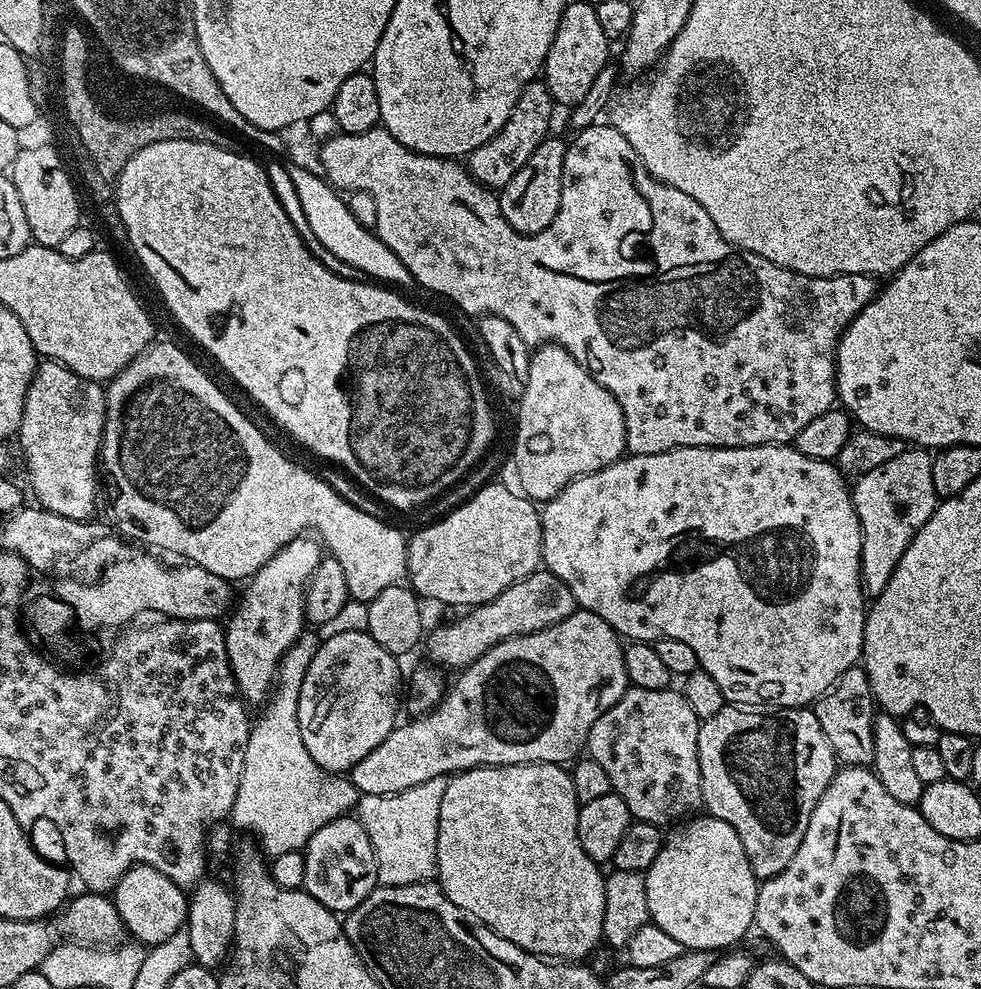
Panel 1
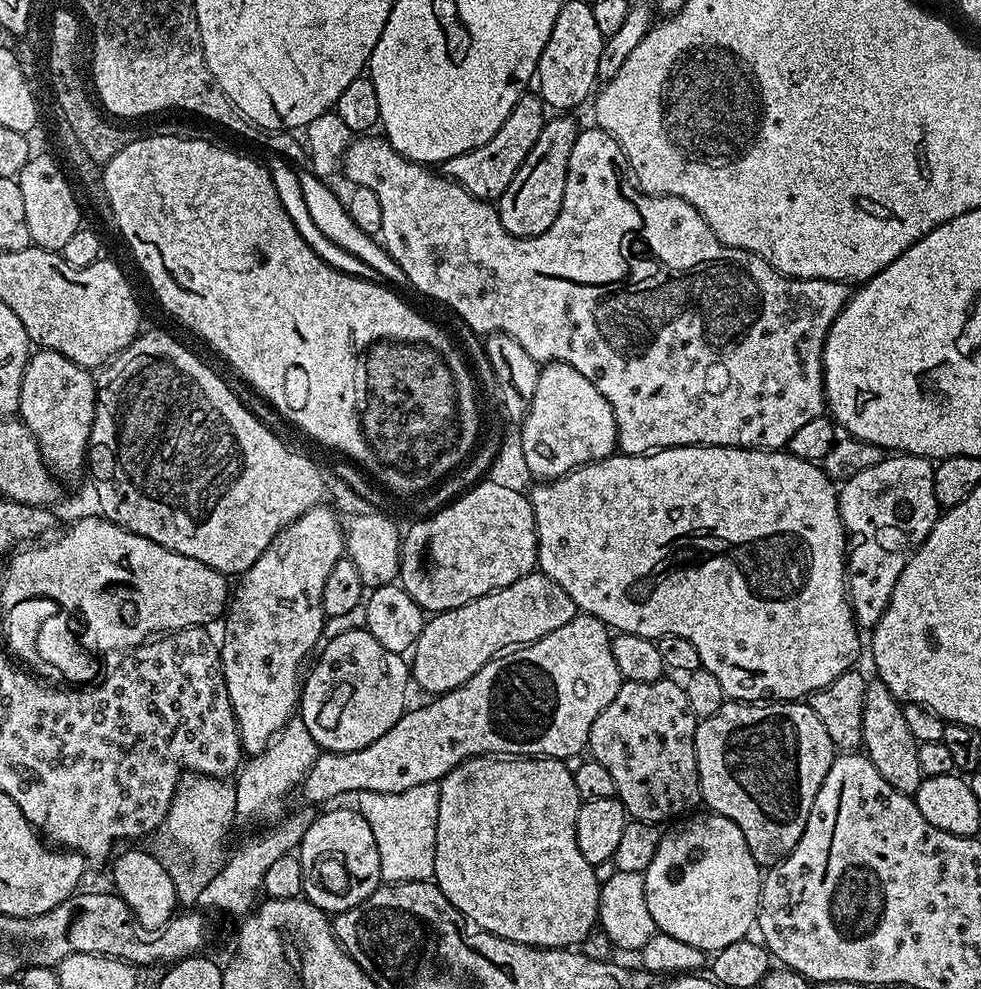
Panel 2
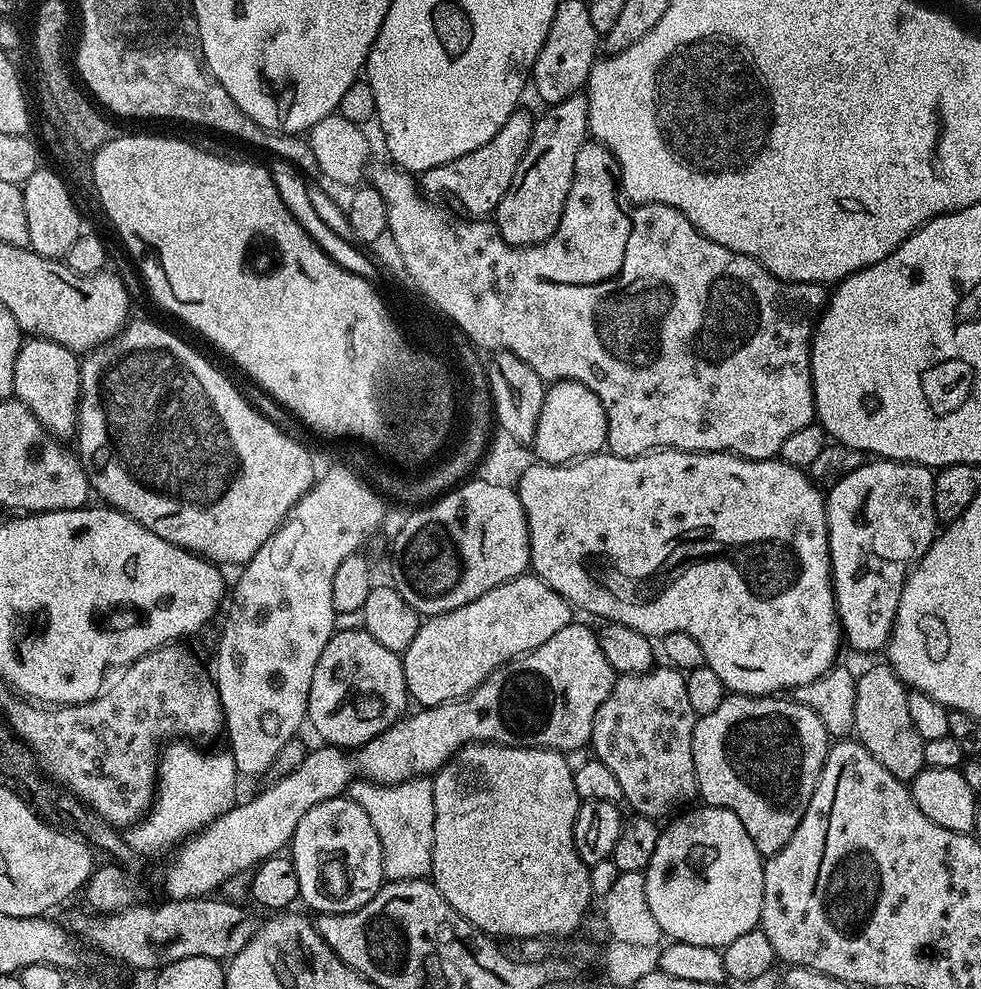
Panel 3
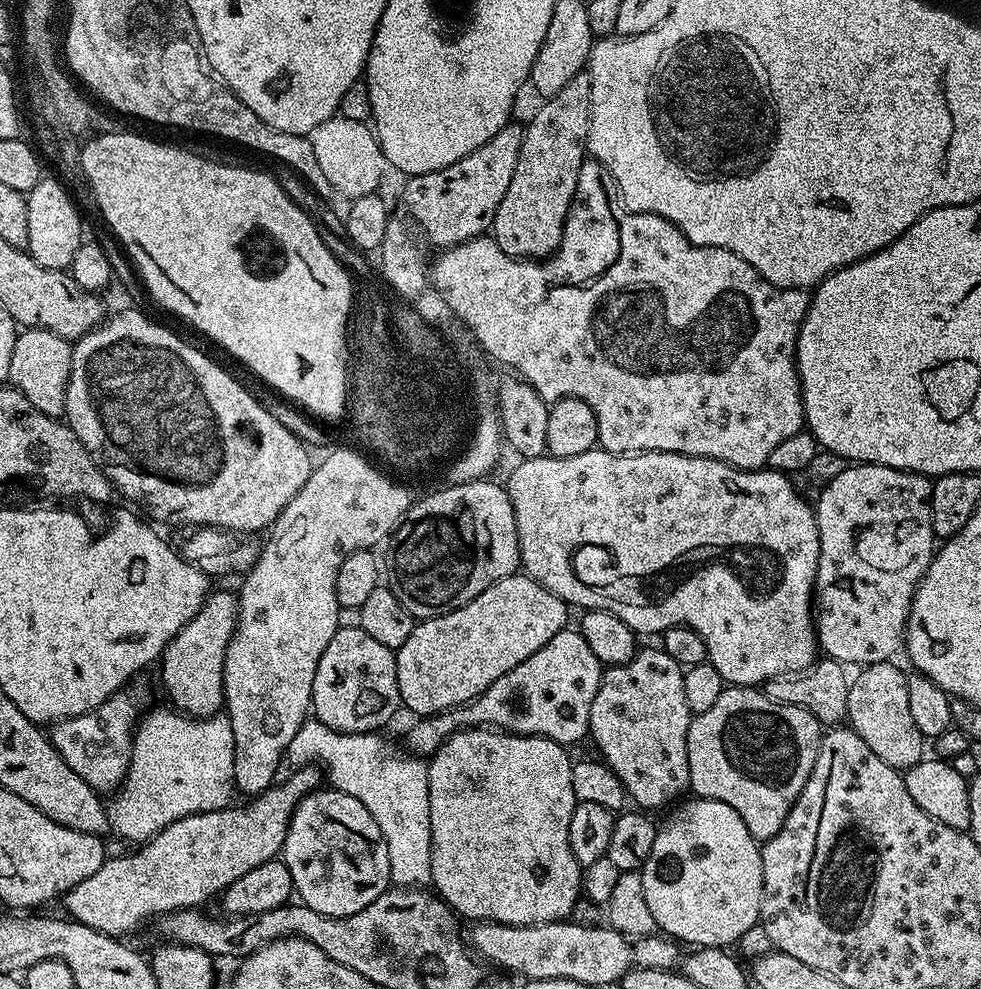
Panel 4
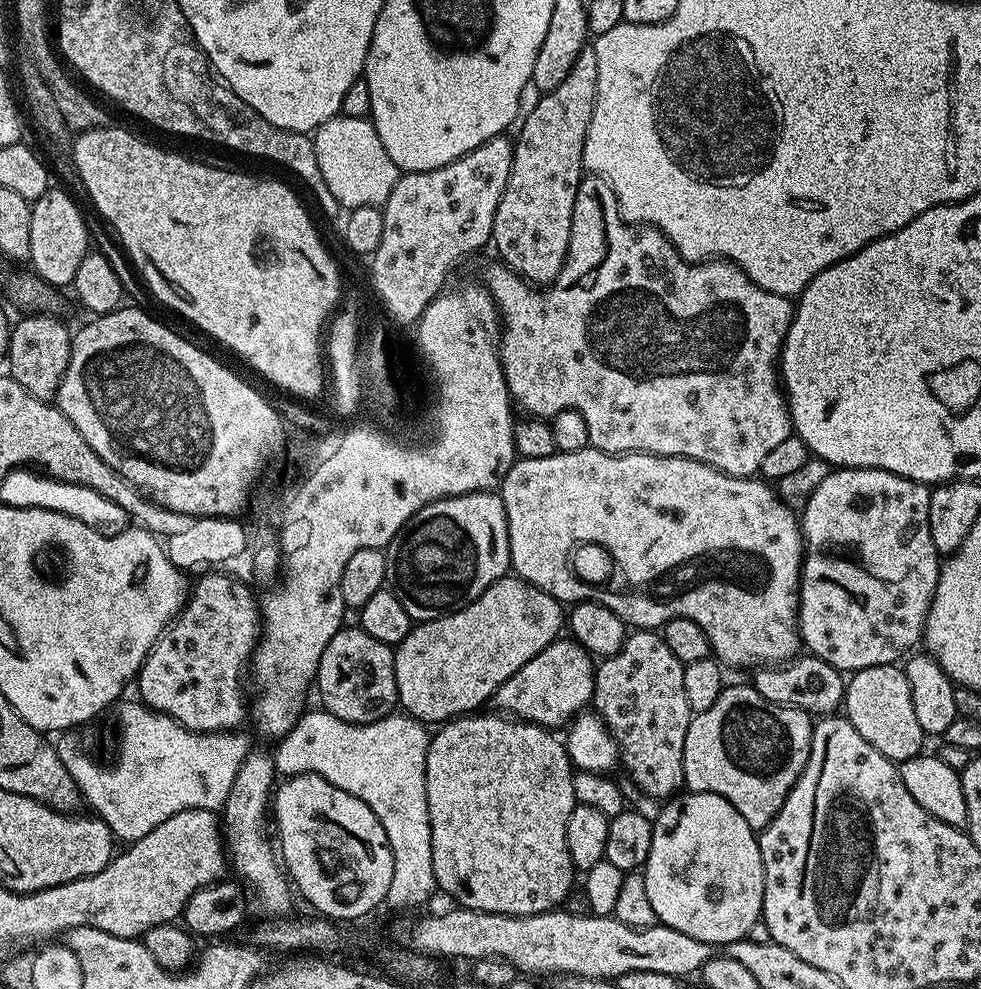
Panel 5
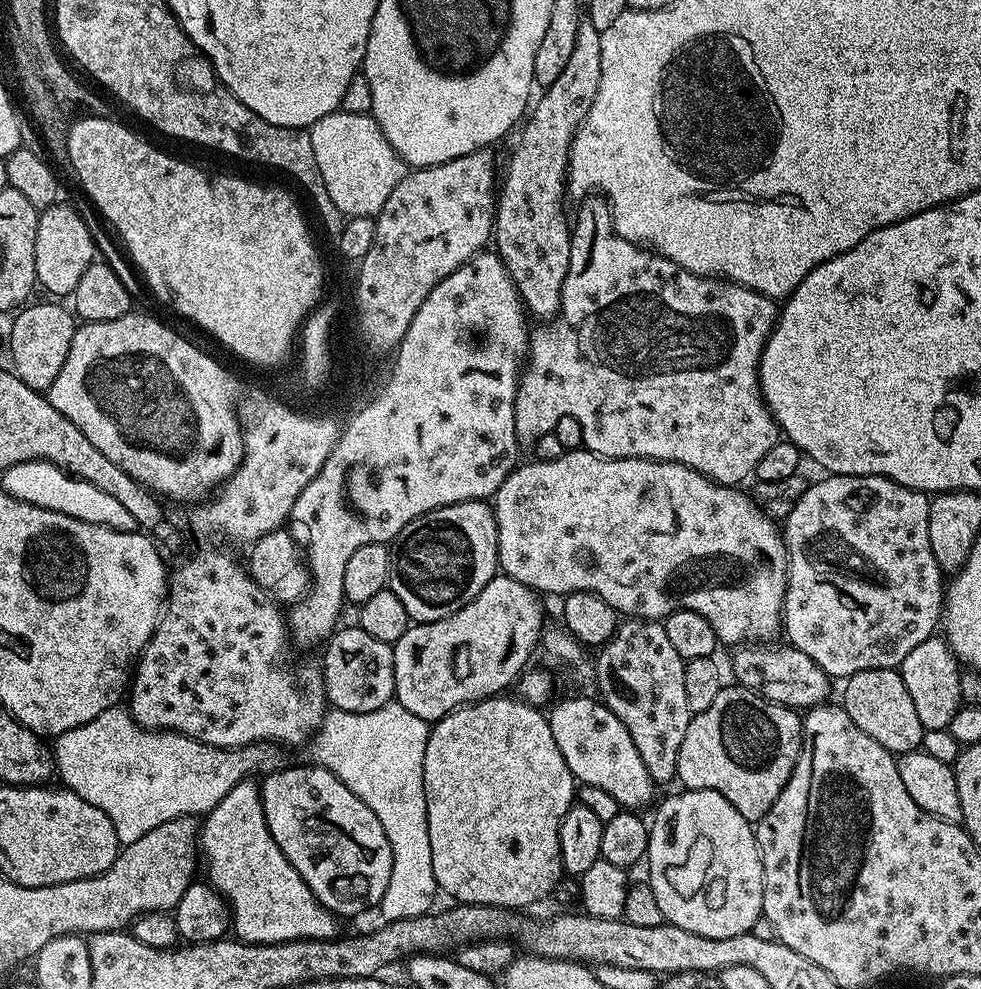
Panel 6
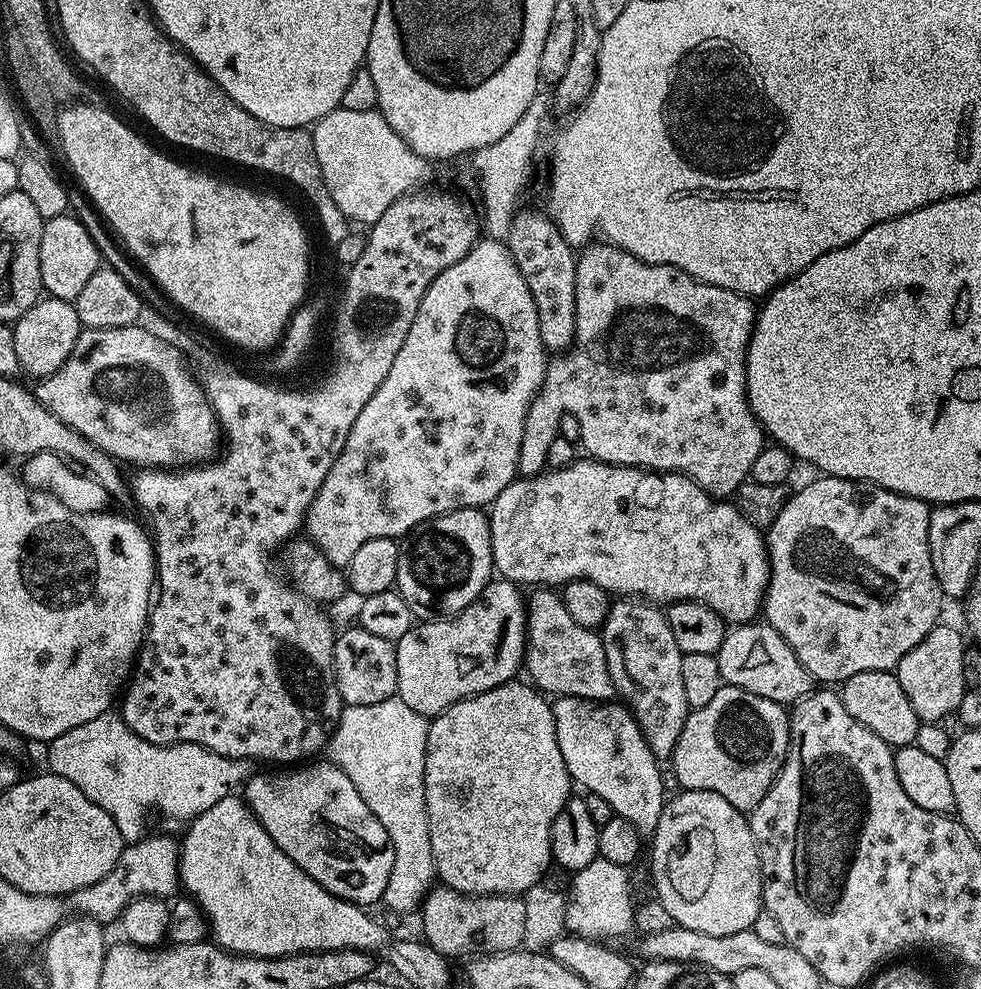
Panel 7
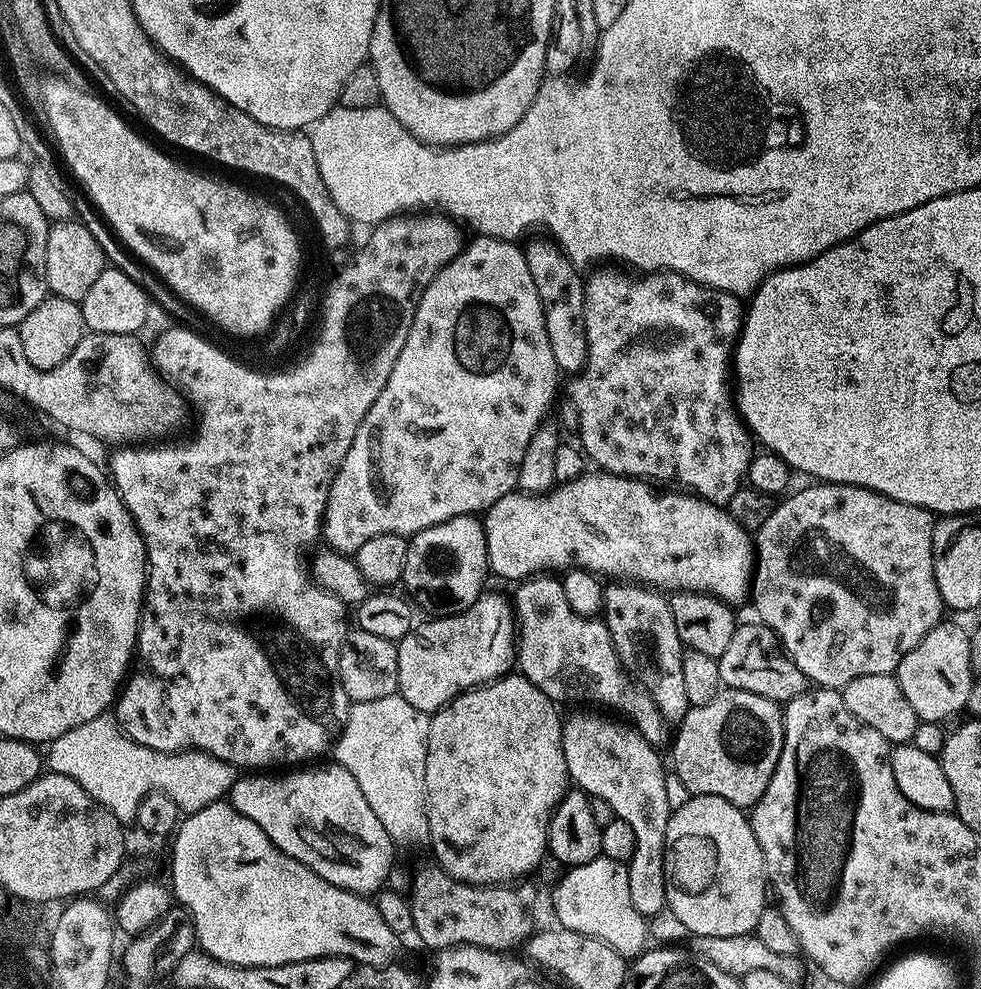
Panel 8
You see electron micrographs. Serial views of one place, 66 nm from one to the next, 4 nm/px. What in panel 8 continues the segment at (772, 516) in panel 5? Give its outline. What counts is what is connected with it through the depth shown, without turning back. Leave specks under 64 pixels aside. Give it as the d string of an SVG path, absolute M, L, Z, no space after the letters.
M599 470L585 471L583 476L572 480L569 484L556 486L551 489L543 498L537 498L532 494L525 494L519 490L506 494L494 502L487 512L483 513L482 523L484 525L486 554L488 555L488 571L494 577L501 576L504 580L519 582L535 576L547 570L567 570L570 568L585 568L588 572L595 572L601 577L627 578L632 582L639 582L645 586L651 586L657 590L679 590L681 592L706 592L709 596L717 596L724 603L733 606L739 605L740 599L747 597L750 592L752 574L754 571L754 540L748 529L743 528L738 521L732 517L731 512L725 510L719 504L712 504L708 500L701 500L695 494L681 494L676 490L668 490L665 496L659 496L652 492L651 483L634 480L629 476L615 476L609 472Z

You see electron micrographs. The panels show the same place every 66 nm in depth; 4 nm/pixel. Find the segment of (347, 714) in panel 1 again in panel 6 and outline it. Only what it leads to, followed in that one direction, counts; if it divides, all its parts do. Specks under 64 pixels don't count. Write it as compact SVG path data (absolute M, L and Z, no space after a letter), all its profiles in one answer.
M340 628L328 637L323 648L324 689L332 708L369 712L393 703L396 695L393 645L378 642L378 638L361 628Z

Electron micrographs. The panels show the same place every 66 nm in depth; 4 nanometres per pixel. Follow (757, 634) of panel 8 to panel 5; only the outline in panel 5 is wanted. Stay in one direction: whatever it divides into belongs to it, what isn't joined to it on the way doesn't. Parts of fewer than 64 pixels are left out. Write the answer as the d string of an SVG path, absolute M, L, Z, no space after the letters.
M811 654L797 655L783 664L761 666L755 669L753 676L756 677L750 680L751 687L756 688L762 698L782 706L801 708L816 718L835 713L844 703L845 673Z

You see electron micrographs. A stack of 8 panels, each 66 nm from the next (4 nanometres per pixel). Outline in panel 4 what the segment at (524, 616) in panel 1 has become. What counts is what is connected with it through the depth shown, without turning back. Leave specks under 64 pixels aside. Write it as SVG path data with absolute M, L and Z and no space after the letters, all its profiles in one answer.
M513 574L486 586L478 598L466 602L466 606L458 610L421 619L410 638L406 638L406 642L395 649L401 705L405 709L409 708L413 717L423 718L472 703L490 686L494 686L494 682L498 682L506 670L514 670L518 662L526 662L530 654L542 650L542 646L546 646L554 634L565 631L568 612L569 605L546 590L546 586L531 580L527 574Z

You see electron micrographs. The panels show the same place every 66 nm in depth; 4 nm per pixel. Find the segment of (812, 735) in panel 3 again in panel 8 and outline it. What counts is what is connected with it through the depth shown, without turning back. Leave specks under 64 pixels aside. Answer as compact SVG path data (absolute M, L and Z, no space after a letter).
M724 688L706 706L689 707L677 728L671 741L670 768L676 771L685 793L714 794L714 798L726 798L726 802L745 810L752 809L766 794L784 741L784 713L777 701Z

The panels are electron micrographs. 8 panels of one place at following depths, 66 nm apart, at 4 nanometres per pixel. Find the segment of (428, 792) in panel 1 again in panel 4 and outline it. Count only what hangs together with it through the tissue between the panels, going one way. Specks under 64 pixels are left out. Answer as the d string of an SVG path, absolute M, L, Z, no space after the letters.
M309 718L294 734L286 753L287 763L296 768L305 768L307 764L319 766L326 773L326 780L331 787L342 794L350 794L350 798L358 798L374 822L378 822L378 830L382 830L382 838L386 838L386 854L390 854L390 881L401 888L424 888L432 882L432 831L430 830L430 794L428 793L428 765L421 757L395 748L388 740L374 732L336 732L327 728L322 721Z

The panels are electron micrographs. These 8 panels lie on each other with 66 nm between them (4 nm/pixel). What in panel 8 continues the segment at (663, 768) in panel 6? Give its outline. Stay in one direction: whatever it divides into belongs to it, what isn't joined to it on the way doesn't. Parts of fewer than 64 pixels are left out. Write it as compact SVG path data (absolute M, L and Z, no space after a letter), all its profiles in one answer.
M612 582L604 590L602 619L610 630L610 638L614 642L616 653L620 655L620 663L624 671L641 687L647 689L652 700L658 705L661 716L667 721L683 720L690 707L682 675L682 658L686 649L678 638L678 626L674 626L674 614L669 597L663 591L639 582Z

